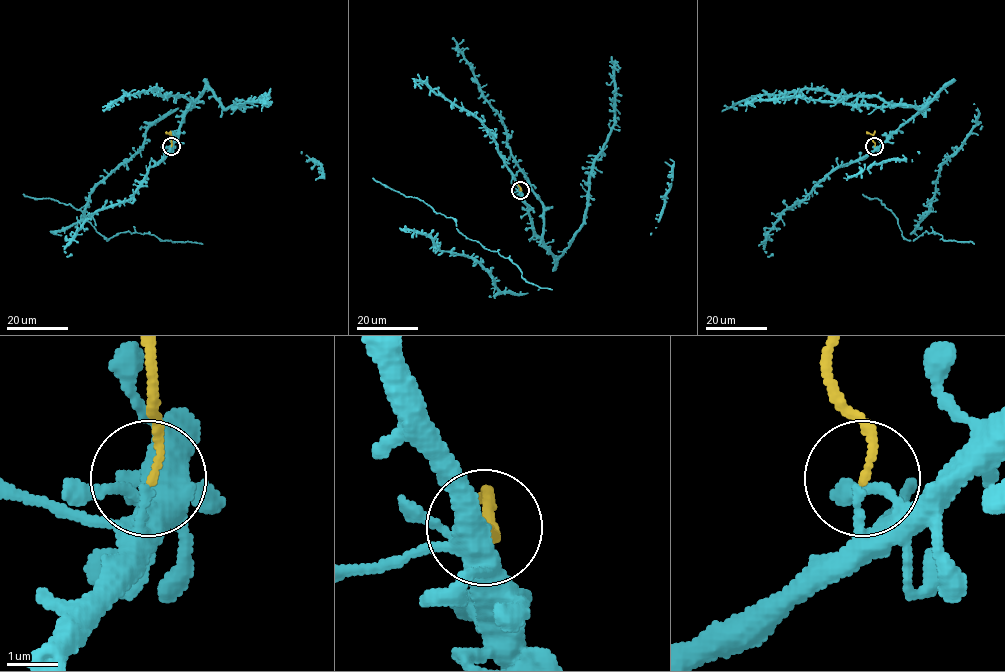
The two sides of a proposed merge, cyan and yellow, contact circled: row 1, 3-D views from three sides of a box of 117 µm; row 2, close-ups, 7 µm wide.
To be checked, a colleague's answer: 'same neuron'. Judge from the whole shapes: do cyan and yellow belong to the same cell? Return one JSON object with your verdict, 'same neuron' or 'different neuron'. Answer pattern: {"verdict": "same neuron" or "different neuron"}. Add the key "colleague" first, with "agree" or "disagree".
{"colleague": "disagree", "verdict": "different neuron"}

